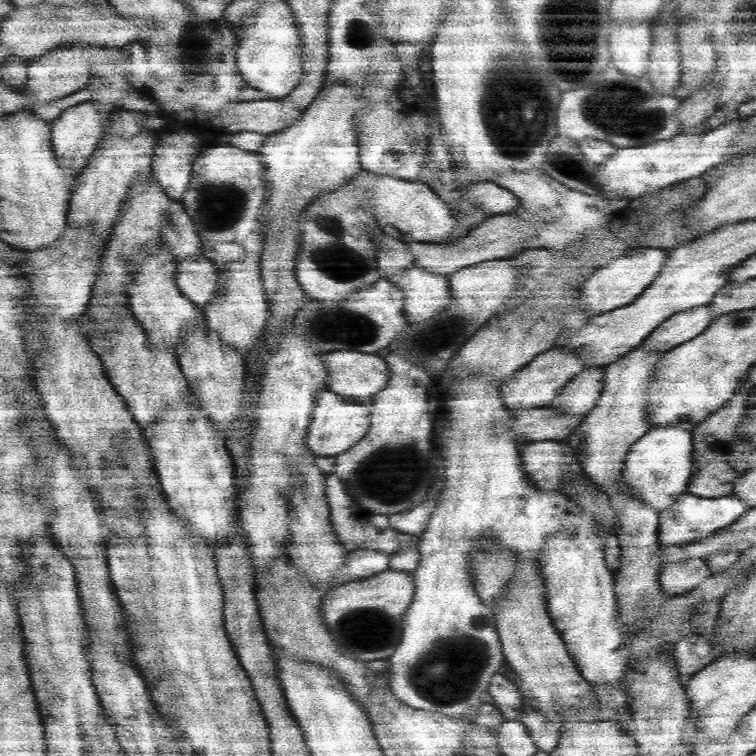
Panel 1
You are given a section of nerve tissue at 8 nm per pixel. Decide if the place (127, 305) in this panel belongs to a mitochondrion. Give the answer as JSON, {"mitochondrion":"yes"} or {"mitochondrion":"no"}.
{"mitochondrion":"no"}

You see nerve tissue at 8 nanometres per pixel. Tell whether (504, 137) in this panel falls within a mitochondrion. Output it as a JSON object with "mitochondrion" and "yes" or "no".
{"mitochondrion":"yes"}

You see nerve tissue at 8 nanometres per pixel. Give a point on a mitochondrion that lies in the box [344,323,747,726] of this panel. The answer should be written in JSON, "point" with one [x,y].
{"point":[448,677]}

